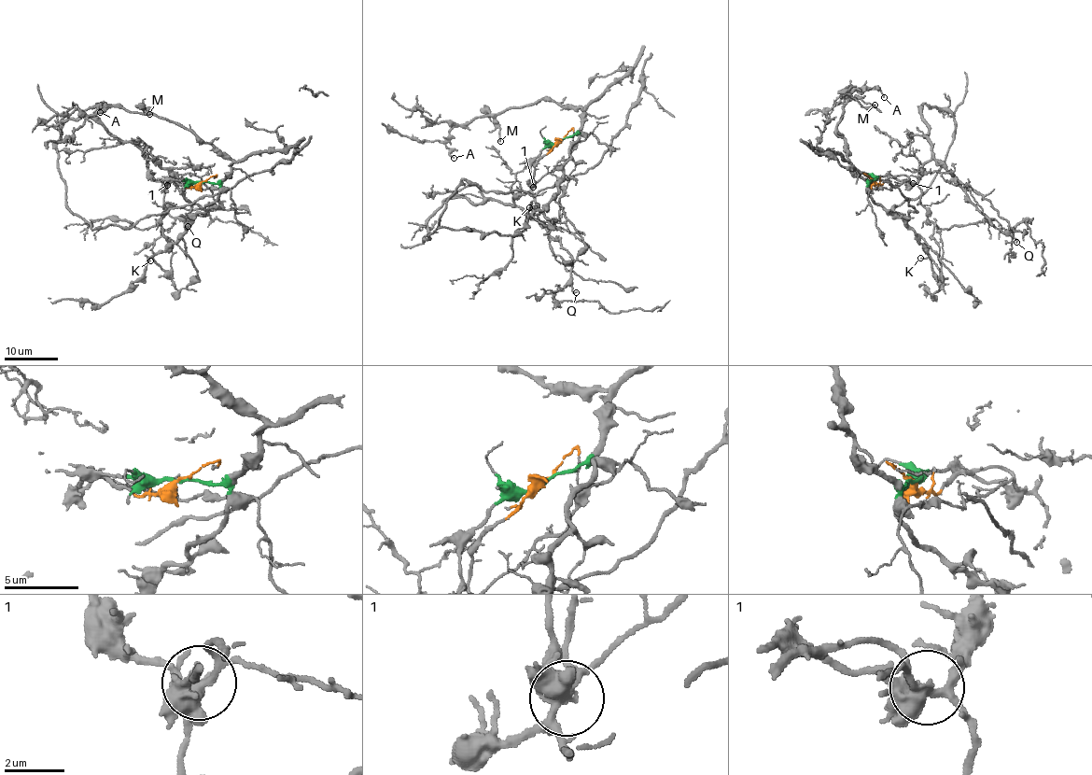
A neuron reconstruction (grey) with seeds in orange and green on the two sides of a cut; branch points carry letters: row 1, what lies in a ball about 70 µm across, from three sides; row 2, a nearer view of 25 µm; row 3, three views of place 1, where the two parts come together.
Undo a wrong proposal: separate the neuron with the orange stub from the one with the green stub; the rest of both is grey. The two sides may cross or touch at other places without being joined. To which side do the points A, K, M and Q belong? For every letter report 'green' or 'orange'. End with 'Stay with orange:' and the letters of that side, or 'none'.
A: green
K: green
M: green
Q: orange
Stay with orange: Q

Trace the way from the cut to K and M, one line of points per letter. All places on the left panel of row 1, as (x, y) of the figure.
K: (202, 181), (218, 185), (218, 198), (205, 210), (196, 214), (185, 232), (163, 251), (149, 258), (150, 261)
M: (202, 181), (217, 184), (230, 171), (232, 161), (174, 123), (147, 113), (149, 110), (148, 113)

